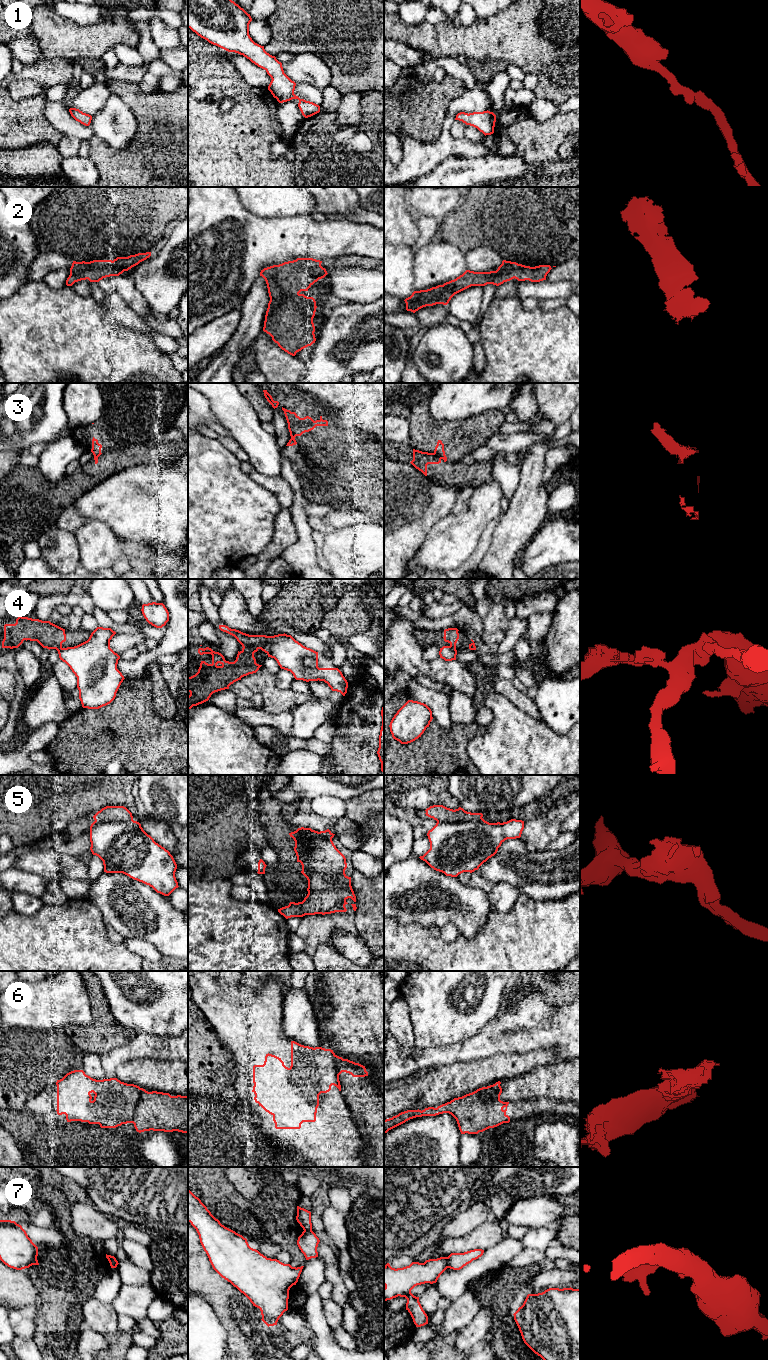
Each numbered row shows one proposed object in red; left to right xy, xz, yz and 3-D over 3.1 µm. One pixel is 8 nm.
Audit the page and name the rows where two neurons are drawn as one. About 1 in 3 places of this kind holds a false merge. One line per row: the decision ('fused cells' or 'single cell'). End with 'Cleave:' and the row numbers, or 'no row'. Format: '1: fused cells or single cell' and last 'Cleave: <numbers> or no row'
1: single cell
2: single cell
3: fused cells
4: fused cells
5: fused cells
6: fused cells
7: fused cells
Cleave: 3, 4, 5, 6, 7

